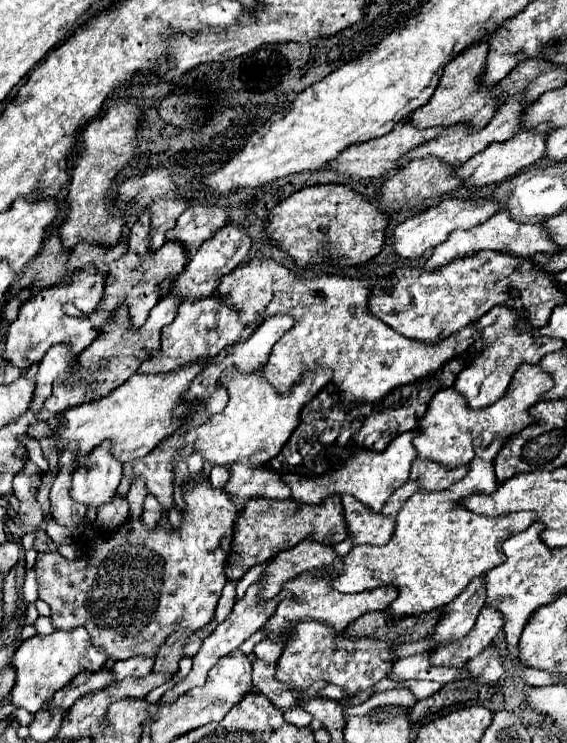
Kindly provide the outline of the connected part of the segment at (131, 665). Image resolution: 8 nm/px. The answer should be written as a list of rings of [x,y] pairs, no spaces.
[[[135,656],[127,660],[119,660],[113,666],[113,672],[117,674],[117,680],[123,680],[125,676],[147,676],[153,670],[155,656]]]

